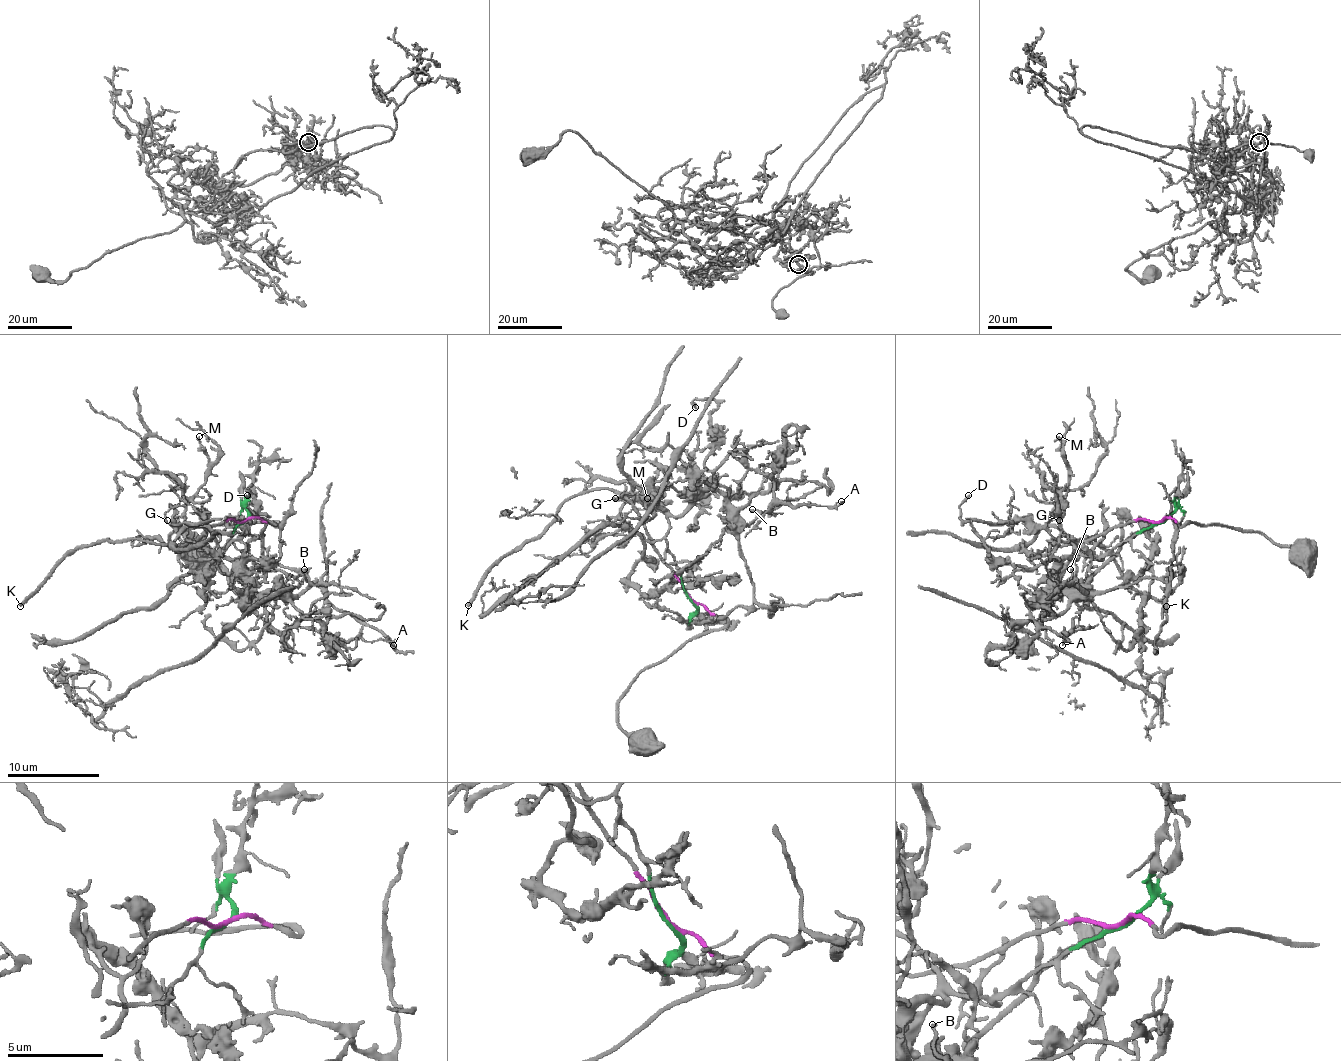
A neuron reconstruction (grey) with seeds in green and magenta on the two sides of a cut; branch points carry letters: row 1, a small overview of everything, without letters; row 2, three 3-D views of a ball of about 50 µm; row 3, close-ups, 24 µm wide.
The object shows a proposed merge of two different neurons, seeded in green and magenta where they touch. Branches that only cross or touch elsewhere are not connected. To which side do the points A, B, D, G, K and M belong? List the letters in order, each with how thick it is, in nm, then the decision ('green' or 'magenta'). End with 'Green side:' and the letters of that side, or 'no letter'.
A: 150 nm thick; green
B: 150 nm thick; green
D: 200 nm thick; green
G: 140 nm thick; green
K: 280 nm thick; magenta
M: 160 nm thick; green
Green side: A, B, D, G, M

